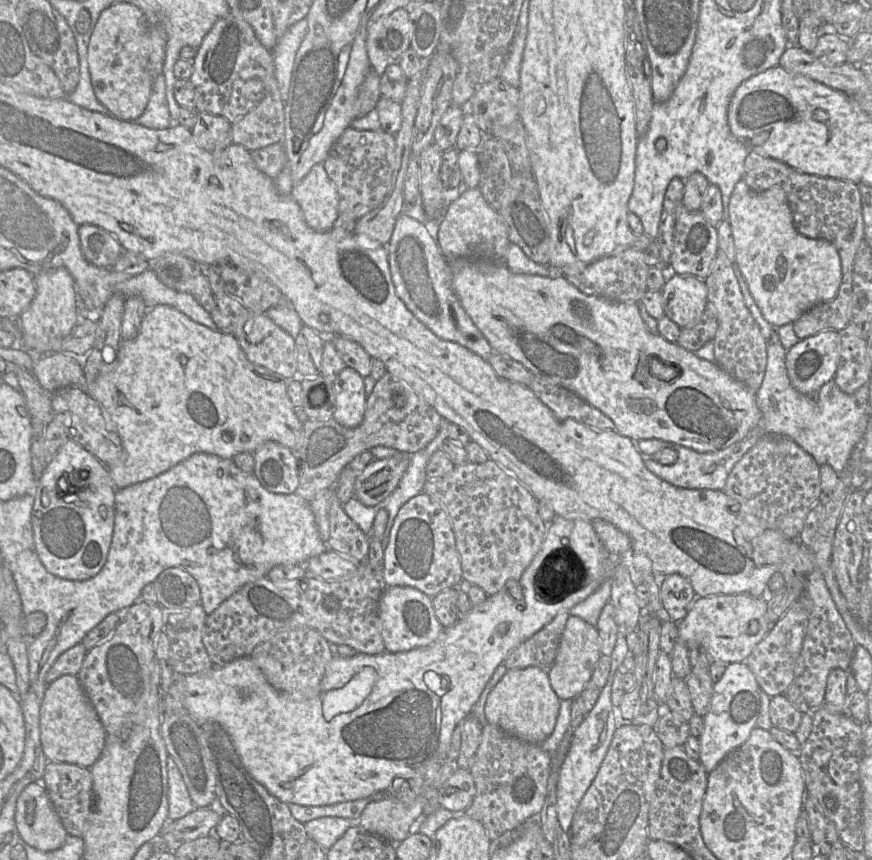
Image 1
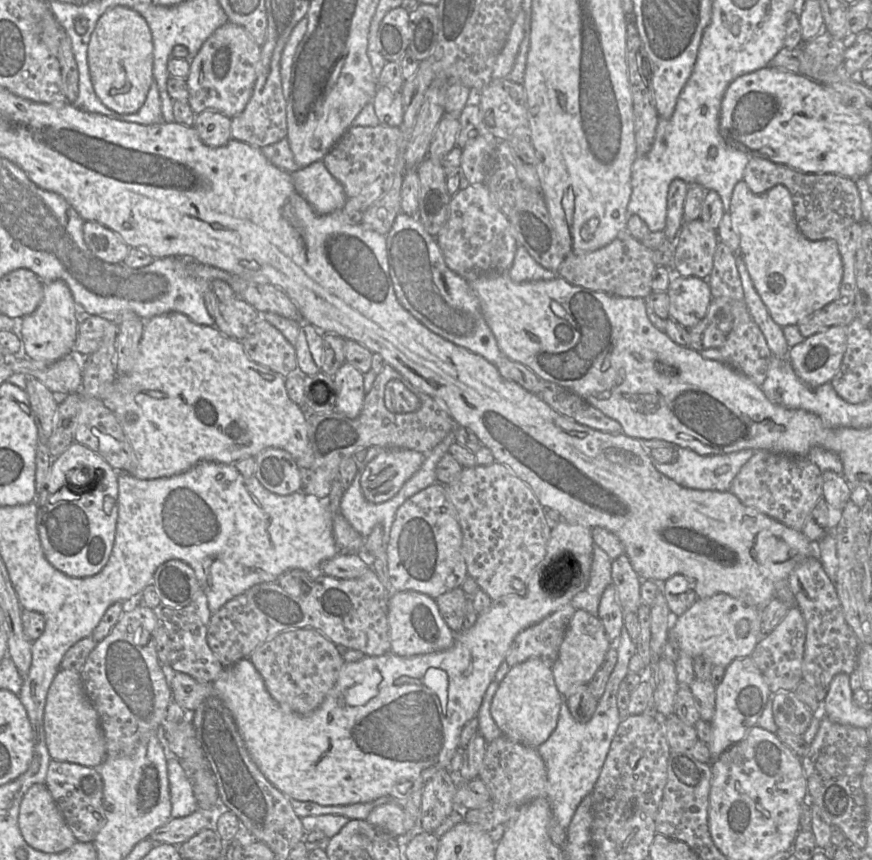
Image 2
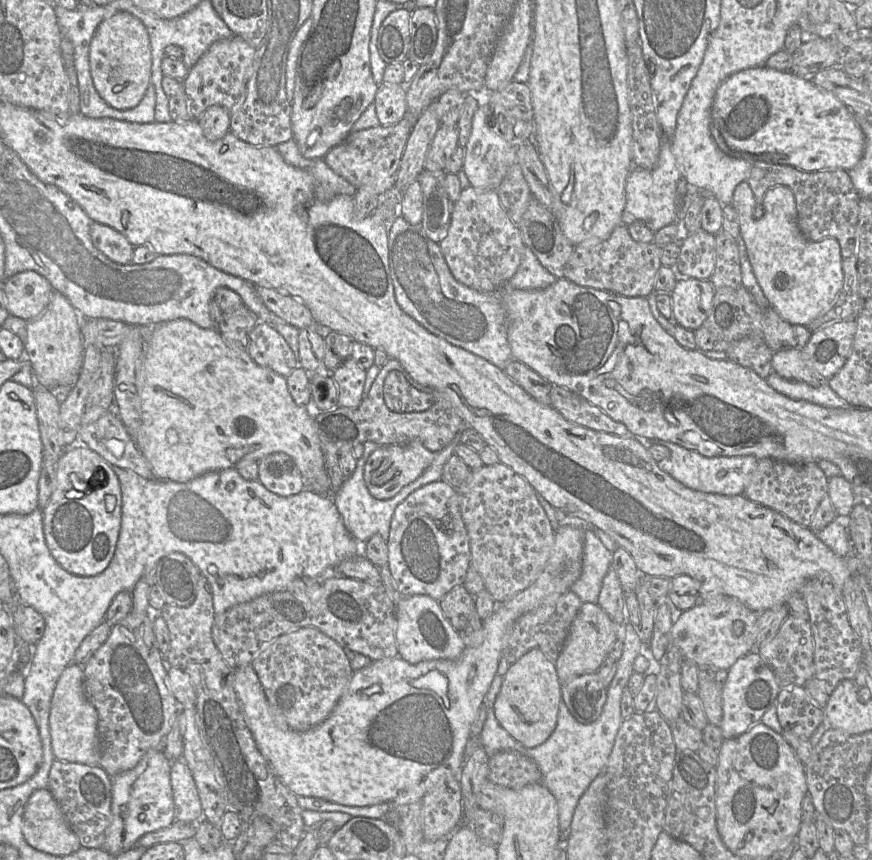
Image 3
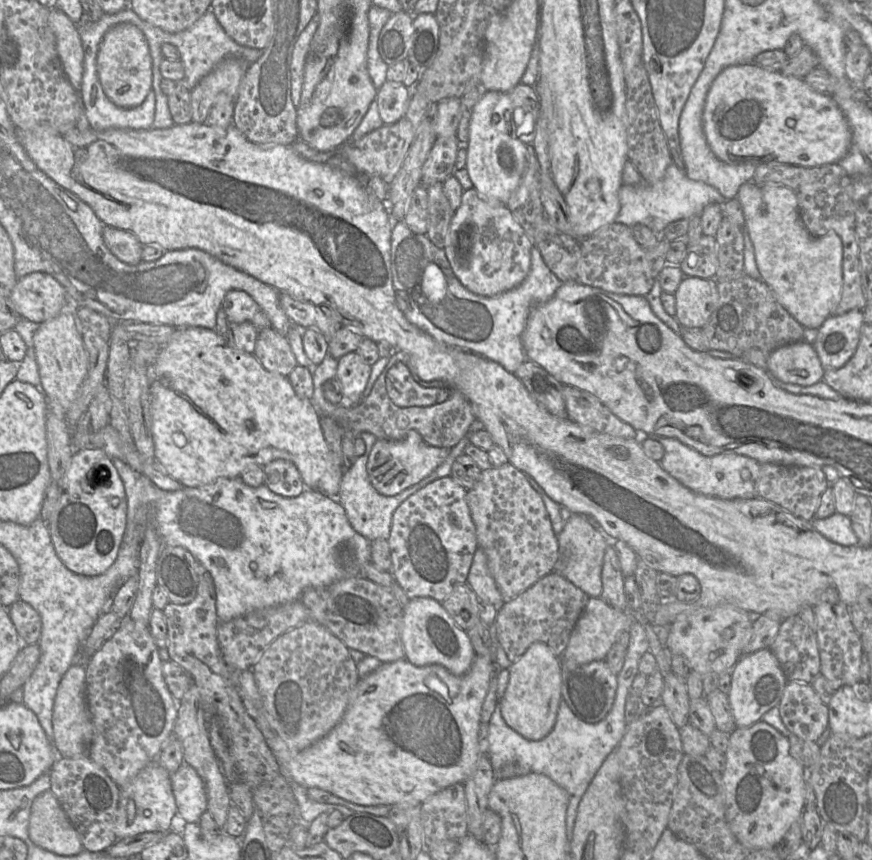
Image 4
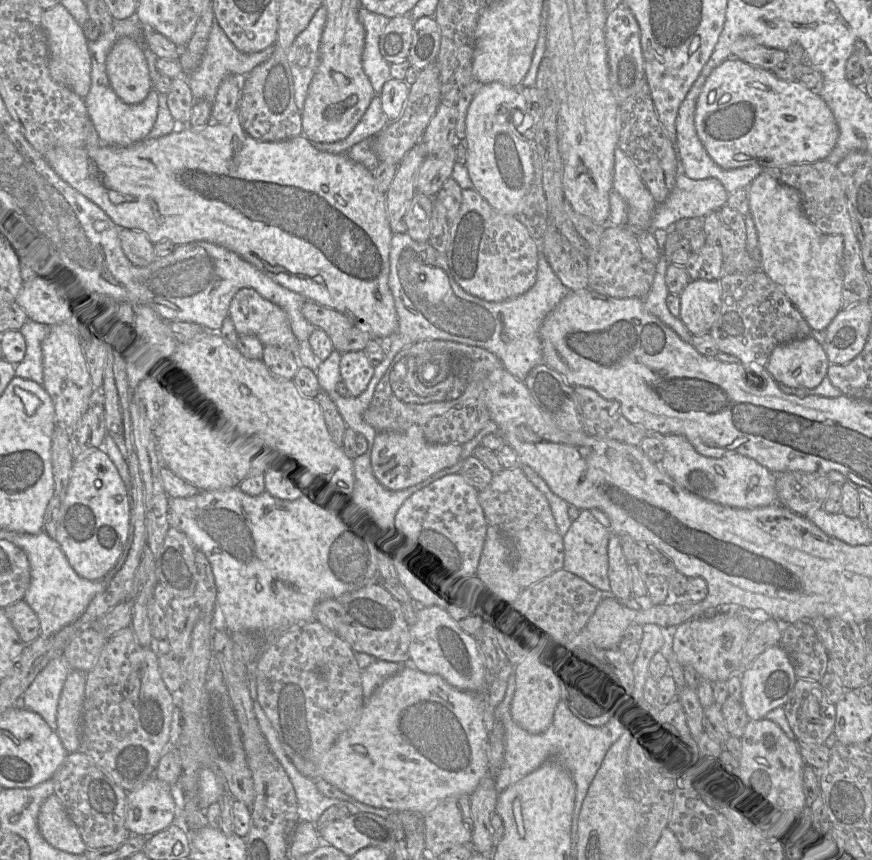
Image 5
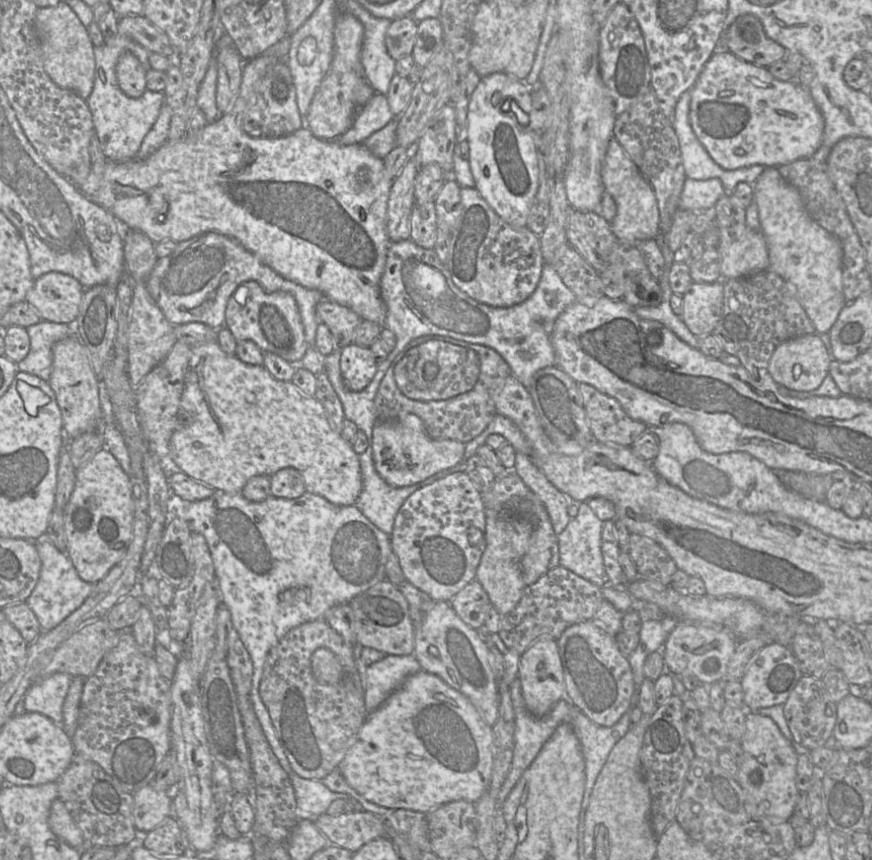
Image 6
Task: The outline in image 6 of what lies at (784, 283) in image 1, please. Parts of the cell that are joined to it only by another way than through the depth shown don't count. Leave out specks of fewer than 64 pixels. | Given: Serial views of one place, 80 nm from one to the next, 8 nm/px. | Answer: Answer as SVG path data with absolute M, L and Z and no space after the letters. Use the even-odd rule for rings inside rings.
M766 167L753 184L760 231L769 255L769 269L790 283L816 333L828 333L847 304L842 286L843 249L840 240L816 223L805 209L799 191L780 175L778 167Z

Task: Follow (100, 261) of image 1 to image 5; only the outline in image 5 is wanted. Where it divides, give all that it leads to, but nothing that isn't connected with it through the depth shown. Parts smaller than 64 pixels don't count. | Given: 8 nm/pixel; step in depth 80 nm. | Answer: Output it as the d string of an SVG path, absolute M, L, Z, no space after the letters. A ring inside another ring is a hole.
M119 229L118 235L122 251L133 266L142 268L154 261L153 244L143 232Z

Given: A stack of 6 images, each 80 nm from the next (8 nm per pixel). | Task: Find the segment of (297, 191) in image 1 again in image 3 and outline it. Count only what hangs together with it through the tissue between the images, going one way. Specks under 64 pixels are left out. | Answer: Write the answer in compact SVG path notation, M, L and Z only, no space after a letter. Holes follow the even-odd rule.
M324 159L316 160L310 168L305 169L310 171L316 180L315 195L320 202L327 202L339 195L354 196L357 191L344 178L335 174Z

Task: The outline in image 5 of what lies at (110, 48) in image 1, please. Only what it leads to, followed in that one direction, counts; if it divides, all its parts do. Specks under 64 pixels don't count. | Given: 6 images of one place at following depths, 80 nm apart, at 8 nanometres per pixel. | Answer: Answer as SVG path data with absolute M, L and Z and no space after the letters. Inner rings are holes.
M120 38L112 46L106 73L112 89L126 104L142 102L152 89L144 52L132 38Z

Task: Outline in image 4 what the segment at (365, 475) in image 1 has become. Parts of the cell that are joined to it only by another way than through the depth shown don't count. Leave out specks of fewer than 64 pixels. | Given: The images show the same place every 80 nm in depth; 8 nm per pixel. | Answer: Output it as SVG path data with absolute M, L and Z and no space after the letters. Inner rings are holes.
M410 430L403 440L374 443L367 462L367 474L374 489L384 496L395 496L429 476L448 457L451 449L428 445L421 435Z

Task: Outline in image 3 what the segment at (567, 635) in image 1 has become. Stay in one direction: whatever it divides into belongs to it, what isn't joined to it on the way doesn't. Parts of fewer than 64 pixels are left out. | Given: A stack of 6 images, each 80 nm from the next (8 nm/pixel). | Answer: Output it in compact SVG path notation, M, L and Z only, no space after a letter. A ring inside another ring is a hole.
M583 603L555 663L561 685L578 676L596 673L618 638L620 626L616 625L598 604Z

